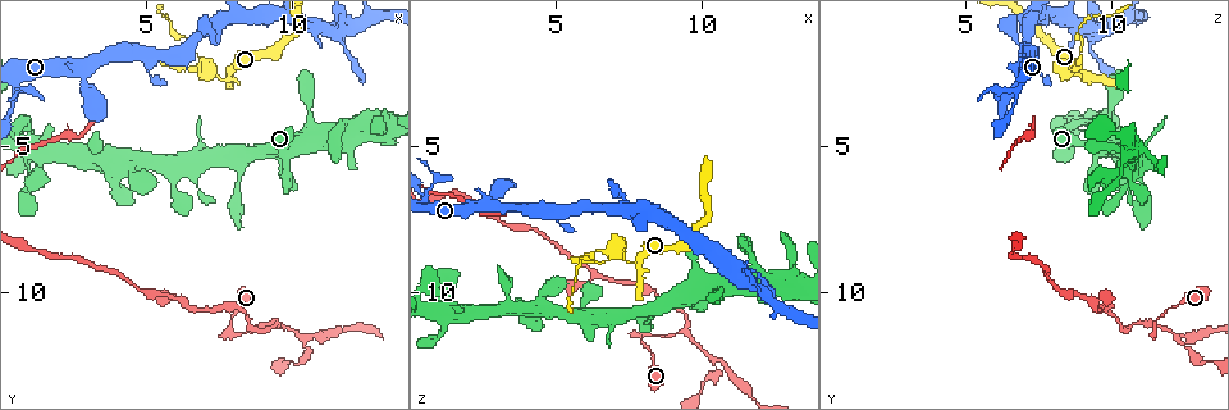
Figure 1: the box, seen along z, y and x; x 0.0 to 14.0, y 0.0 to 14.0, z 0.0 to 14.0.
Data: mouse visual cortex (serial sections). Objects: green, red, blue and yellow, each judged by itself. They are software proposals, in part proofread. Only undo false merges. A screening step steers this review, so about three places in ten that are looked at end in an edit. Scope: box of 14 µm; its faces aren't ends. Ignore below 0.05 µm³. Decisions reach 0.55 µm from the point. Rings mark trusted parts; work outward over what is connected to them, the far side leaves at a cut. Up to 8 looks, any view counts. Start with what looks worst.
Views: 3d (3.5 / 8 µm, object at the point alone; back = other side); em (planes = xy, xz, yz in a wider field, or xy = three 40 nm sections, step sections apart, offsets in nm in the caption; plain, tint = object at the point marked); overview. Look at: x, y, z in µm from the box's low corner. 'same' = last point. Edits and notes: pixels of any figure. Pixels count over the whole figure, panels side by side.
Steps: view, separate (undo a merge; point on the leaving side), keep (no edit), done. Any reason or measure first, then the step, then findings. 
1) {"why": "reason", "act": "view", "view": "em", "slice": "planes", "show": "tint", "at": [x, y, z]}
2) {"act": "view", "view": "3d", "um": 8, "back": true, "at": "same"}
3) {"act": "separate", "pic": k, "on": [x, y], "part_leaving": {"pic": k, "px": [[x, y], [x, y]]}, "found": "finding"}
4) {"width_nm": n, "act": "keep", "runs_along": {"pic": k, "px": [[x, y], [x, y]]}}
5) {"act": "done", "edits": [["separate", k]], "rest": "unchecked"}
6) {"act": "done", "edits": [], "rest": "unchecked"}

{"why": "a narrow waist", "act": "view", "view": "3d", "um": 3.5, "at": [8.6, 11.4, 11.4]}

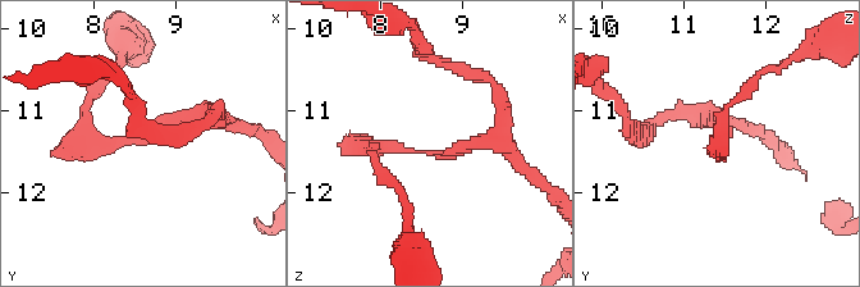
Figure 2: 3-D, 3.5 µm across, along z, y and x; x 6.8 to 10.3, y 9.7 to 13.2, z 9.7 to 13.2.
{"arm_widths_nm": [150, 150], "act": "view", "view": "em", "slice": "planes", "show": "plain", "at": [8.60, 11.45, 11.50]}

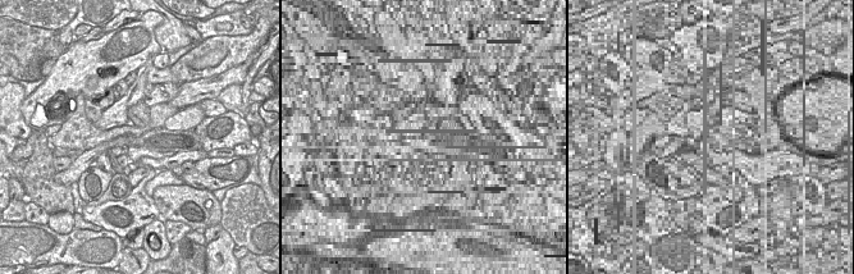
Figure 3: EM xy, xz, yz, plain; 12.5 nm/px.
{"act": "view", "view": "em", "slice": "planes", "show": "tint", "at": "same"}

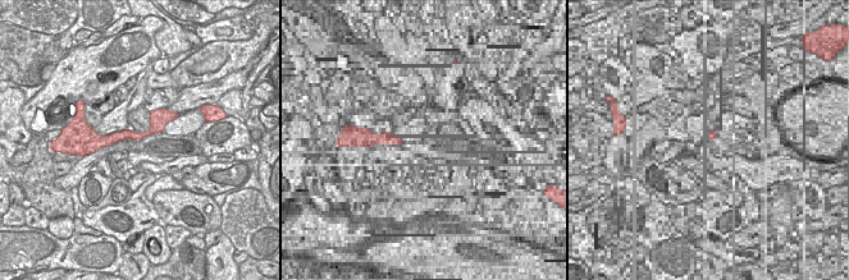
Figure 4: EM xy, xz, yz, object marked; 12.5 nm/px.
{"act": "keep", "runs_along": {"pic": 2, "px": [[376, 158], [371, 147], [451, 154], [498, 132]]}, "found": "all the same cell"}

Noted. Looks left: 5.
{"why": "side arm on a straight run", "act": "view", "view": "3d", "um": 3.5, "back": true, "at": [10.4, 11.5, 12.2]}

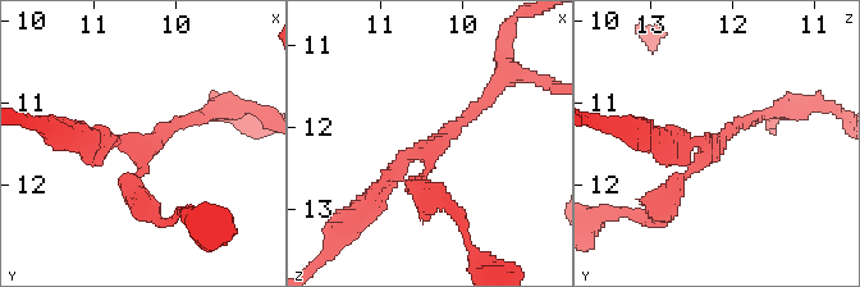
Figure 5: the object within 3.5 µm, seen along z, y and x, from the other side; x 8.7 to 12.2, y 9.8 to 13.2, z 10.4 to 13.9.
{"arms": 3, "arm_widths_nm": [150, 250, 250], "why": "need the tissue", "act": "view", "view": "em", "slice": "xy", "step": 1, "show": "tint", "at": [10.40, 11.55, 12.25]}

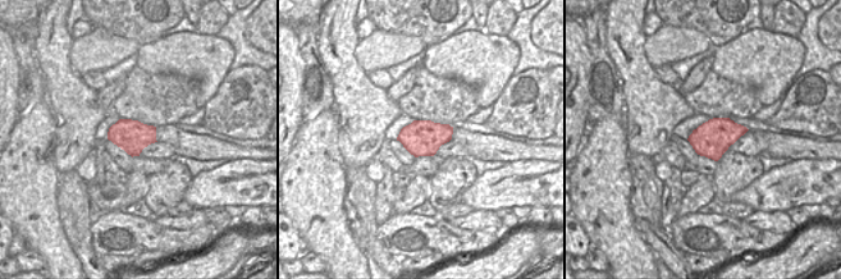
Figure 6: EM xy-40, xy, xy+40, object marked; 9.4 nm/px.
{"act": "keep", "found": "all the same cell"}

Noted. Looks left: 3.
{"why": "narrows sharply", "act": "view", "view": "3d", "um": 3.5, "at": [7.0, 2.3, 8.6]}

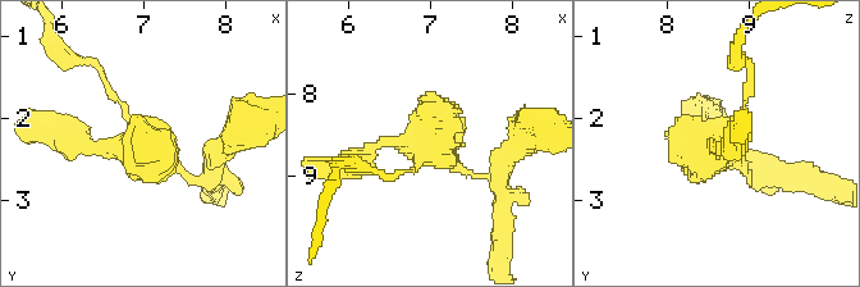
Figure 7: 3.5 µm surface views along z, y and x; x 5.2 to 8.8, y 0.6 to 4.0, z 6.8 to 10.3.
{"why": "now the EM", "act": "view", "view": "em", "slice": "xy", "step": 3, "show": "tint", "at": [7.05, 2.25, 8.70]}

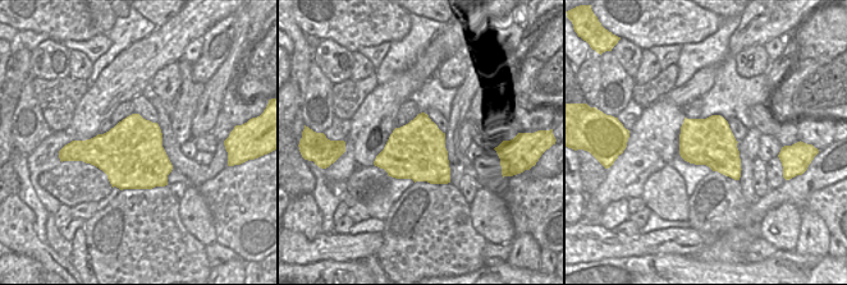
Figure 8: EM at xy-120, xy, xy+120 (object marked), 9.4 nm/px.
{"why": "cut it another way", "act": "view", "view": "em", "slice": "xy", "step": 5, "show": "tint", "at": "same"}

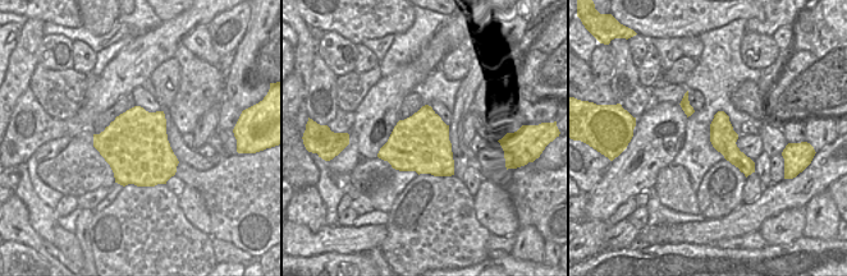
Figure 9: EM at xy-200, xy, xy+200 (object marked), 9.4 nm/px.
{"act": "separate", "pic": 7, "on": [749, 86], "part_leaving": {"pic": 7, "px": [[744, 106], [750, 67], [737, 46]]}, "found": "two cells meet here"}

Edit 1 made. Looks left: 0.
{"act": "done", "edits": [["separate", 7]], "rest": "unchecked"}

